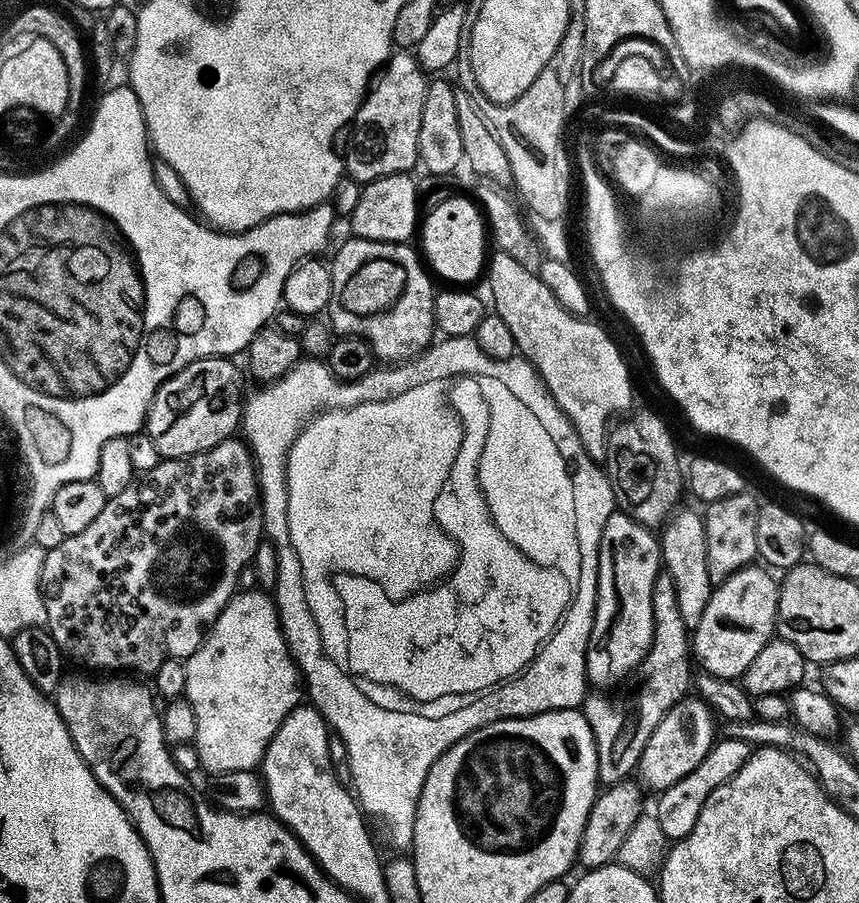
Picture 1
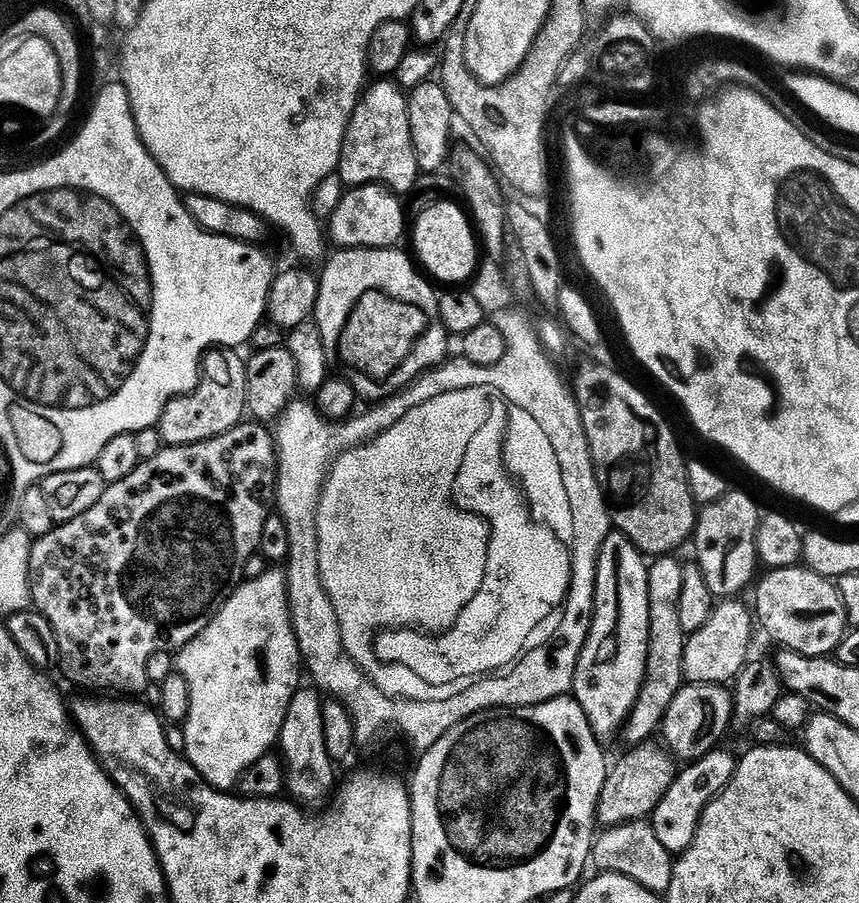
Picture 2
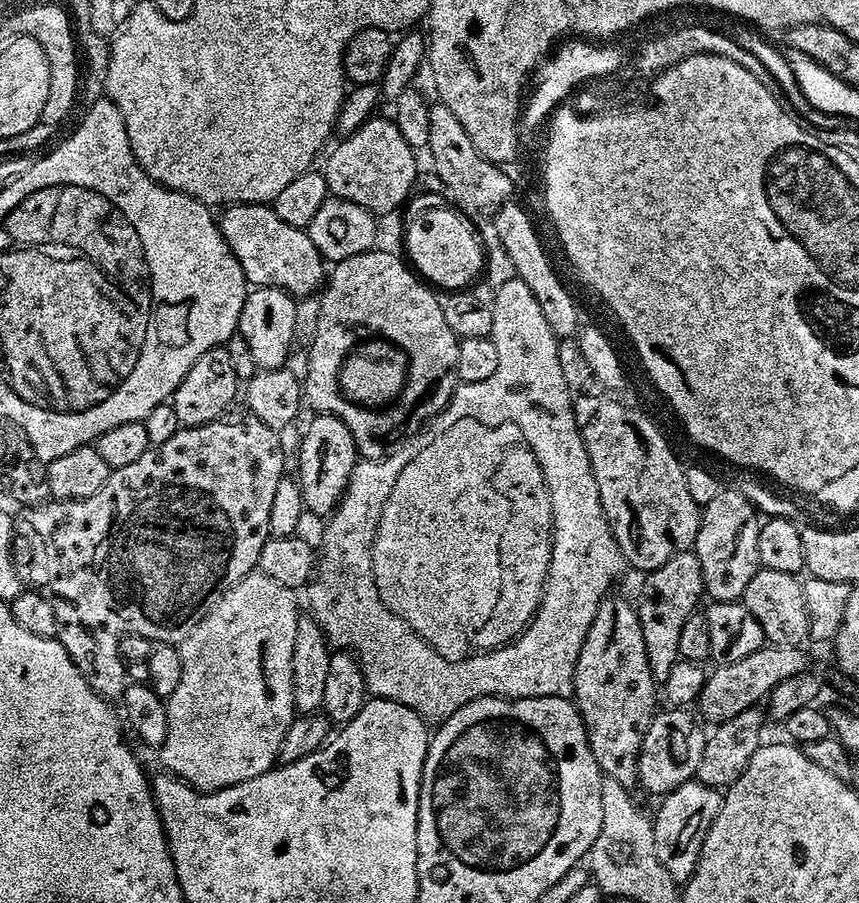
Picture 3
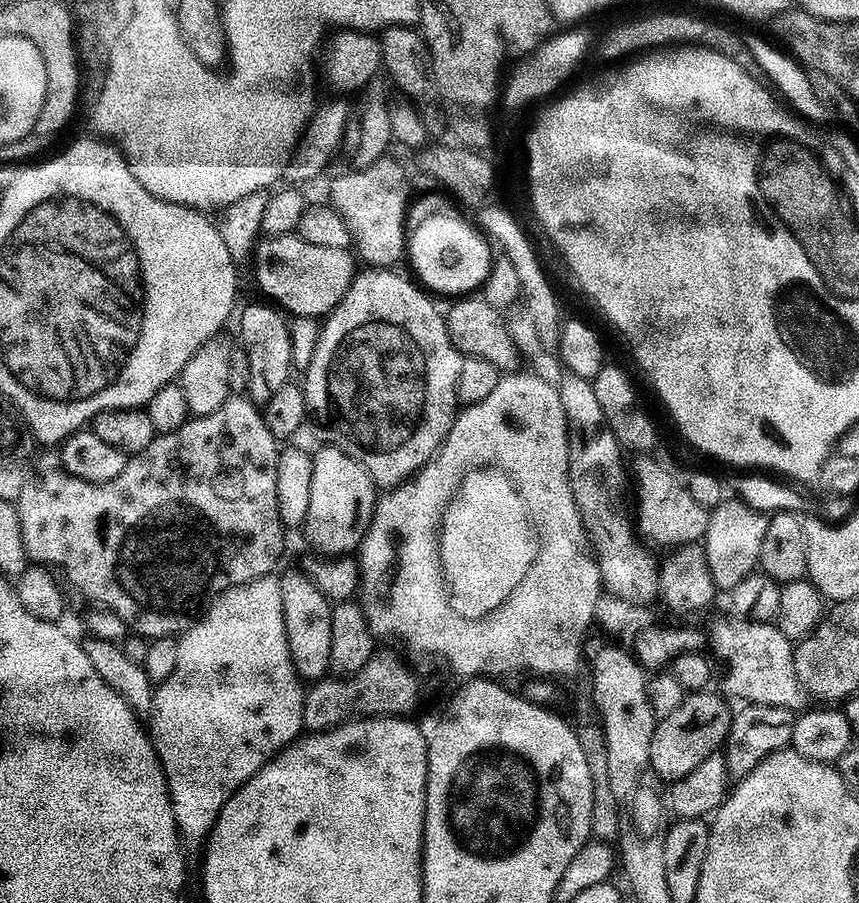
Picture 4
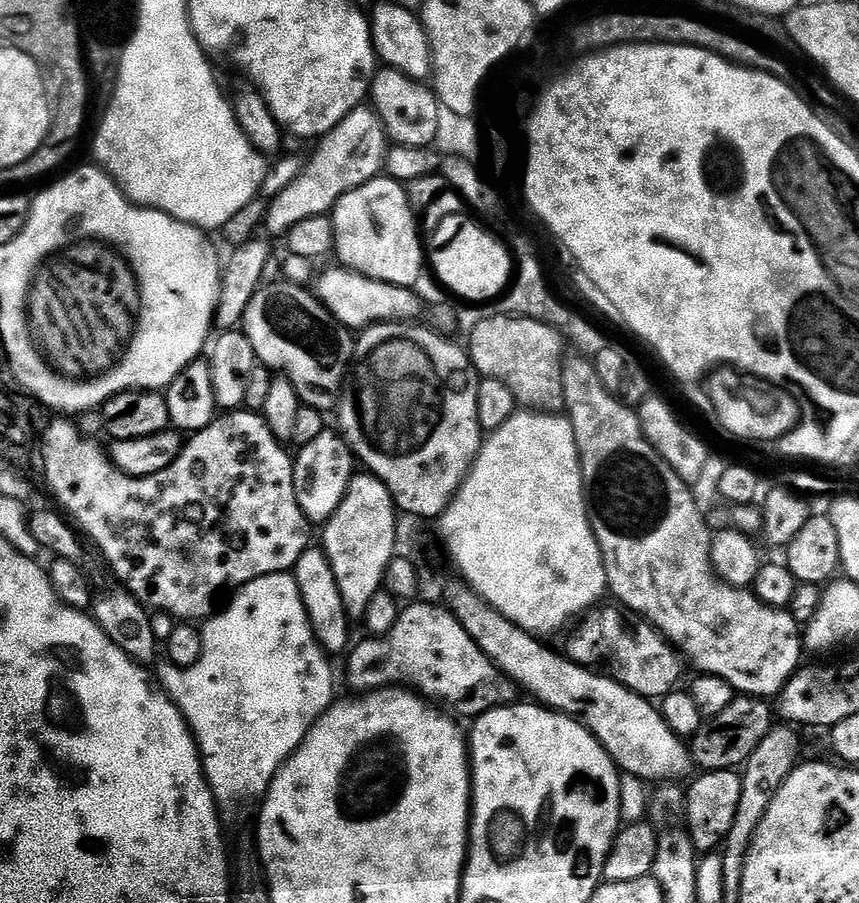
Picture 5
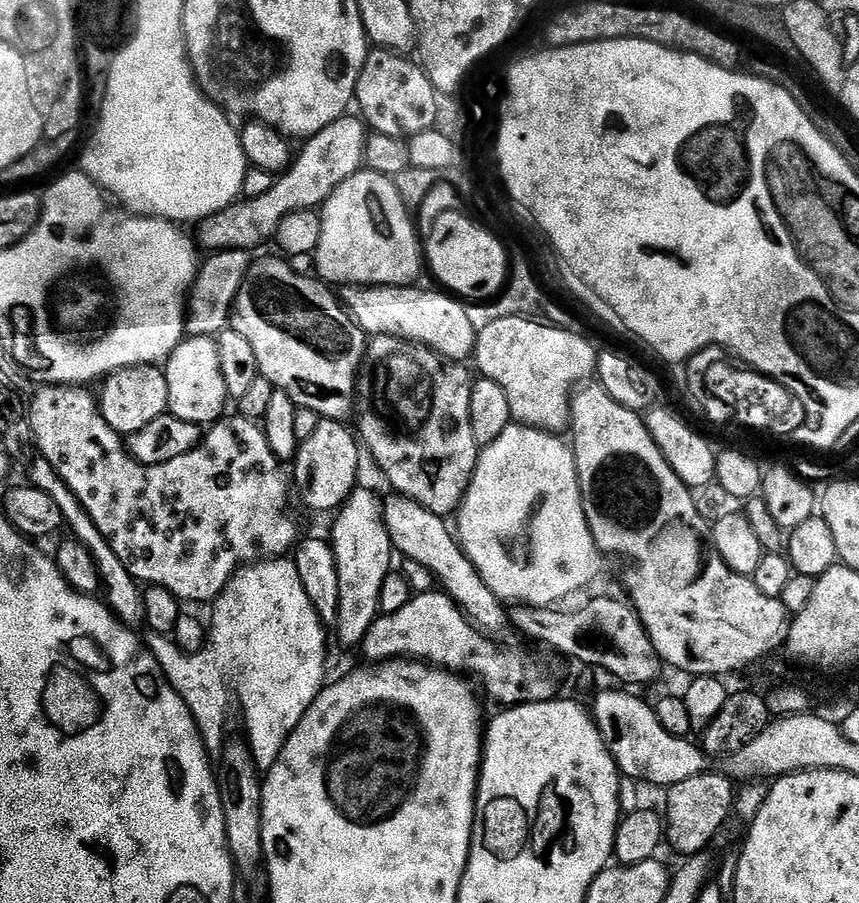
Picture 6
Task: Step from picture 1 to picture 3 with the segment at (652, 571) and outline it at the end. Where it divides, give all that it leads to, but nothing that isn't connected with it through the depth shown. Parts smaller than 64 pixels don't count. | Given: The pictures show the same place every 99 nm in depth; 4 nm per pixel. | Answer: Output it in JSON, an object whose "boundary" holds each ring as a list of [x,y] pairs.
{"boundary":[[[615,596],[605,599],[601,604],[596,621],[593,622],[590,634],[582,646],[582,654],[576,671],[574,703],[580,710],[580,717],[584,719],[588,741],[601,773],[614,778],[614,782],[622,782],[622,786],[632,790],[638,784],[638,762],[642,742],[650,730],[653,716],[658,712],[658,707],[656,708],[658,681],[652,675],[652,667],[648,661],[646,638],[642,634],[639,611],[634,607],[633,601],[631,604],[630,601]]]}

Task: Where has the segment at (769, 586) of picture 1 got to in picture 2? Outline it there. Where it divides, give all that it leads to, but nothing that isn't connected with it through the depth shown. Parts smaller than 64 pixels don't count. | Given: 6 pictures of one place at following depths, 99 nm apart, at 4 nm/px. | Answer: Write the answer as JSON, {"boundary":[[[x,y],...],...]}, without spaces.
{"boundary":[[[728,598],[717,603],[712,609],[712,617],[706,622],[702,630],[691,633],[684,641],[684,678],[690,684],[722,684],[727,685],[735,681],[749,663],[748,647],[752,644],[752,624],[754,628],[754,612],[740,601],[740,598]]]}

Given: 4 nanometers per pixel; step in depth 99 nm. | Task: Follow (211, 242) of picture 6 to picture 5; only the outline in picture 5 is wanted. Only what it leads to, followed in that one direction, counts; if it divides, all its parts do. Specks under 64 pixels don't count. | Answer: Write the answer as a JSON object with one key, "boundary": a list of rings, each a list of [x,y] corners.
{"boundary":[[[357,106],[342,118],[342,122],[338,122],[338,126],[319,137],[317,144],[320,145],[316,153],[306,160],[298,178],[294,178],[282,194],[271,197],[269,204],[272,205],[264,216],[264,228],[271,237],[283,237],[306,218],[328,216],[346,193],[375,180],[385,171],[390,141],[380,115],[371,106]]]}

